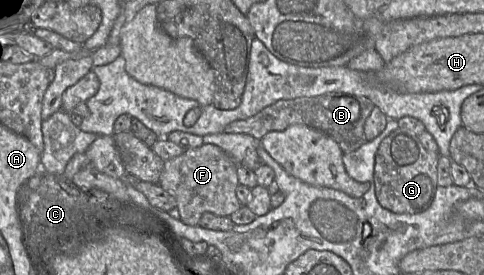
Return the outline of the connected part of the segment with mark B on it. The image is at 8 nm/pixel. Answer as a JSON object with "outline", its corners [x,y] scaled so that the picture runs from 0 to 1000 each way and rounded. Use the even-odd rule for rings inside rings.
{"outline":[[[709,335],[576,364],[512,433],[481,440],[463,484],[514,487],[541,509],[560,476],[585,476],[605,451],[628,451],[688,502],[713,560],[738,545],[756,516],[752,455],[773,385],[752,349]]]}

